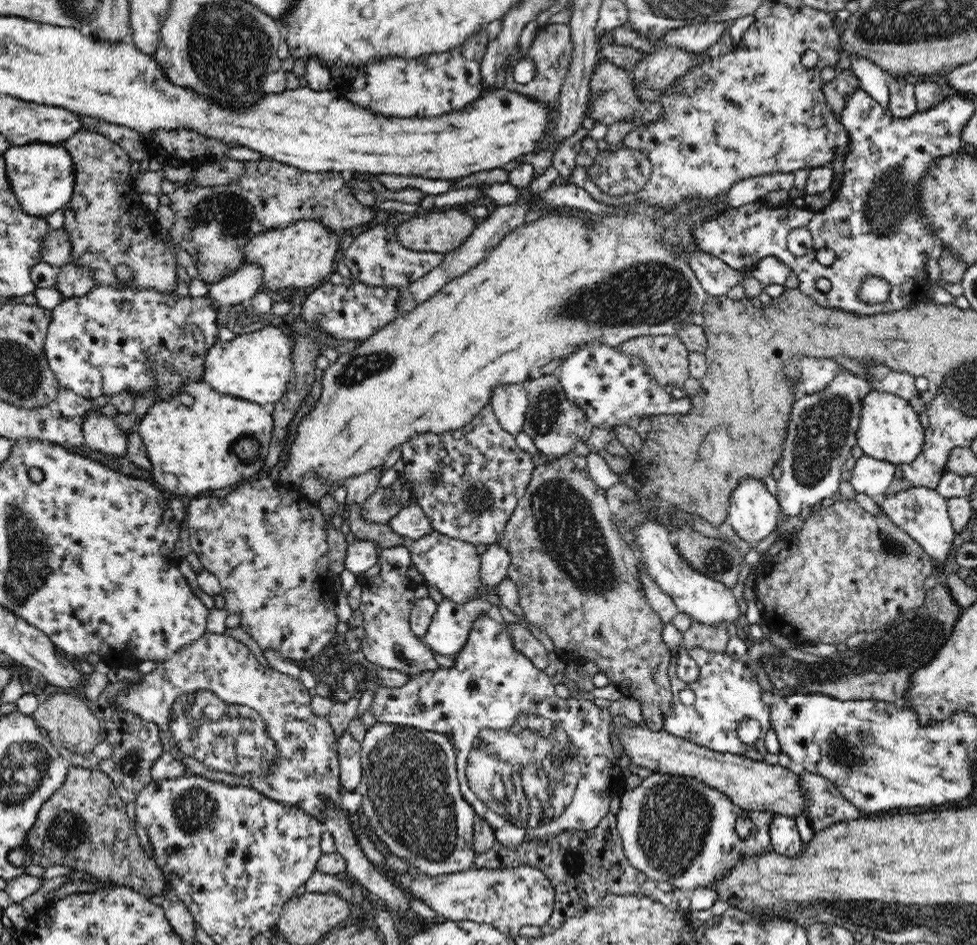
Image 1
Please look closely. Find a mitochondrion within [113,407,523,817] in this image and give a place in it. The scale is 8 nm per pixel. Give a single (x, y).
(211, 729)

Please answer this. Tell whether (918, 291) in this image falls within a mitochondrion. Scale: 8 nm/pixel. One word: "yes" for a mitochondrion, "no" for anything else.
no

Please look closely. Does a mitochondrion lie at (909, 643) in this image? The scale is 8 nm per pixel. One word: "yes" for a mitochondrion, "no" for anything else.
yes

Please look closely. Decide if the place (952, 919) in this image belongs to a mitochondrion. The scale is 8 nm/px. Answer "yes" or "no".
yes

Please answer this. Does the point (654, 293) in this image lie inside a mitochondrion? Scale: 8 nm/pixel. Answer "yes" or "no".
yes

